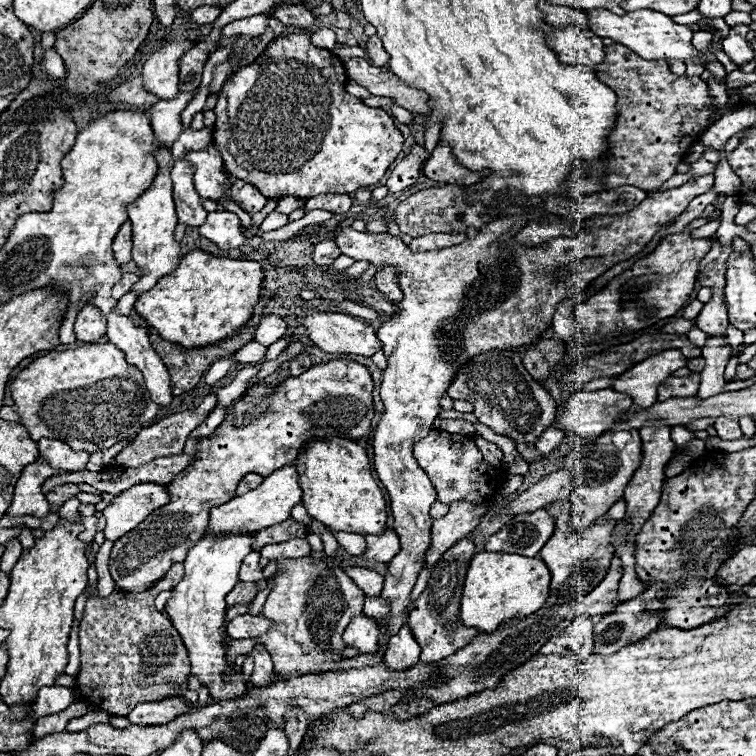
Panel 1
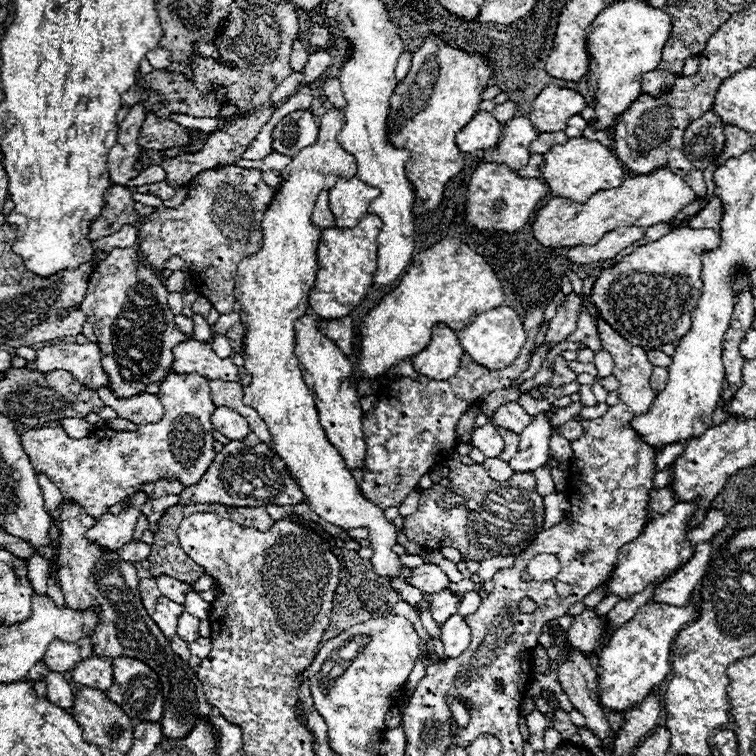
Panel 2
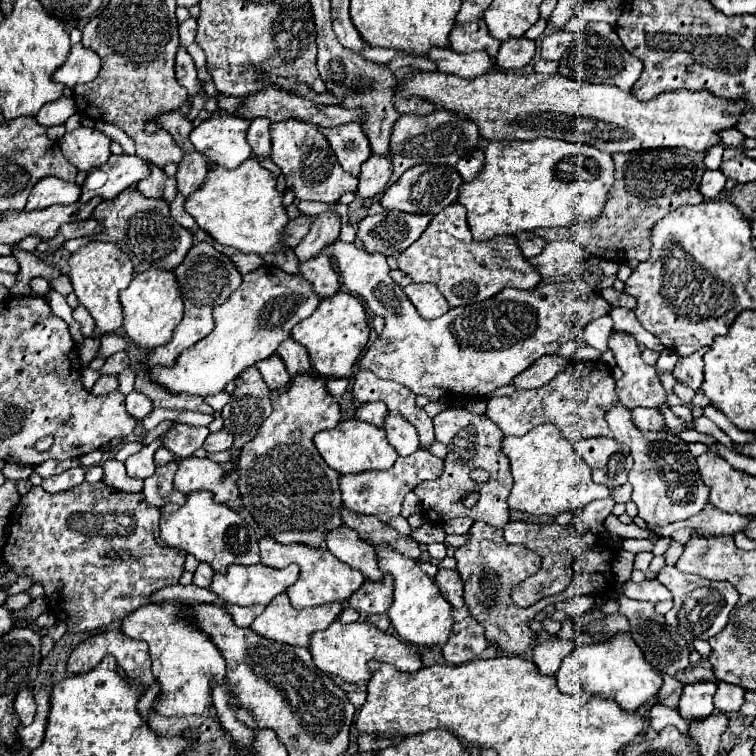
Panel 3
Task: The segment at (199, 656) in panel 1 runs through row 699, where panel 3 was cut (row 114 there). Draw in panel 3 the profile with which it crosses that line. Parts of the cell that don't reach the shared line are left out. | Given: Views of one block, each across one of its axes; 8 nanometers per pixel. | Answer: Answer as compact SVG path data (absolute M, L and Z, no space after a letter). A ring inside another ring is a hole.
M218 110L190 132L190 142L218 166L236 168L252 154L246 142L248 126L250 120Z

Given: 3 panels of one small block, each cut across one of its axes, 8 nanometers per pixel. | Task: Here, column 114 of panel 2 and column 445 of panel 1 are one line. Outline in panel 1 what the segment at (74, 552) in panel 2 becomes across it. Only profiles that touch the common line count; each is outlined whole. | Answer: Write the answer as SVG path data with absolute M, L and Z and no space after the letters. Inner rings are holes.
M460 540L458 548L448 548L448 552L440 558L436 568L432 570L432 578L428 580L426 590L420 594L420 598L414 602L414 608L408 616L408 626L414 632L414 638L418 640L422 654L420 660L442 660L454 654L456 650L464 648L472 642L476 636L476 628L466 628L460 620L460 596L462 586L466 578L466 568L470 564L470 558L474 556L474 544L472 540Z

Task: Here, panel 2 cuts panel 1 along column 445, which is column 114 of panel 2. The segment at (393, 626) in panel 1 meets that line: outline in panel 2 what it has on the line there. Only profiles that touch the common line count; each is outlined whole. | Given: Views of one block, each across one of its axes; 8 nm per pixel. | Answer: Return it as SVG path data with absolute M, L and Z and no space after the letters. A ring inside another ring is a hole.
M114 248L90 276L86 298L80 308L94 324L102 352L102 368L108 374L112 392L124 400L144 392L152 382L160 382L174 362L174 346L188 340L174 326L168 304L168 290L150 268L142 264L136 248Z

